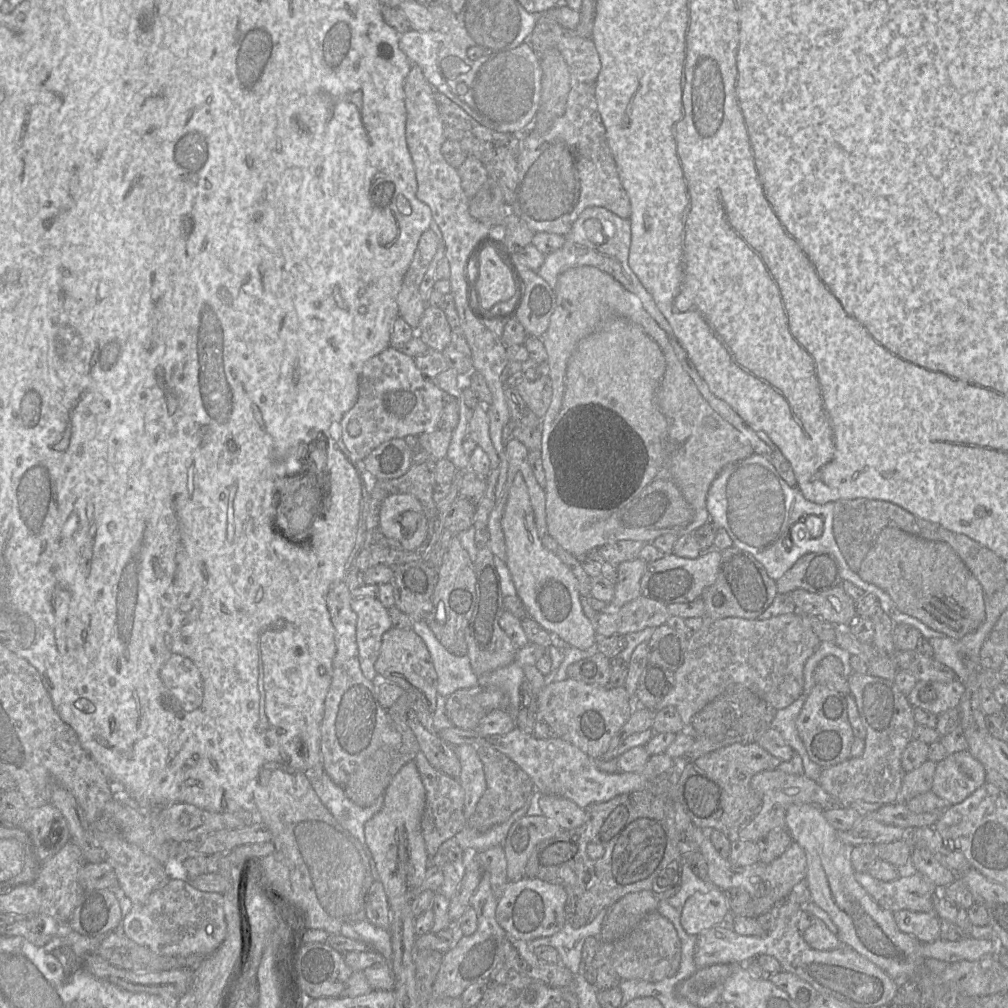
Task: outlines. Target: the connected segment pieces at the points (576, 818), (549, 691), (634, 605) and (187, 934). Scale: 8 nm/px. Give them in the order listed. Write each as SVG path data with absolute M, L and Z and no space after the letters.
M543 794L539 805L544 816L557 822L562 829L576 828L586 821L585 808L578 806L571 799Z
M568 677L562 681L547 682L537 695L537 706L539 719L549 725L553 735L575 745L591 758L600 758L629 719L634 701L625 686L603 687Z
M640 595L619 609L609 609L598 615L597 641L616 635L627 636L647 627L656 628L666 624L669 617L666 605Z
M170 878L164 886L153 891L143 904L132 905L130 911L123 916L122 927L124 934L131 940L160 955L210 955L222 944L227 934L224 896L198 890L188 880Z

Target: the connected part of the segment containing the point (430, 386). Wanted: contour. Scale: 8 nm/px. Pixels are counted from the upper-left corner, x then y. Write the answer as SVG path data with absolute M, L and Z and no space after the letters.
M389 346L365 362L359 376L356 403L339 422L341 439L351 458L363 462L385 441L437 429L444 404L441 391L422 374L414 358Z

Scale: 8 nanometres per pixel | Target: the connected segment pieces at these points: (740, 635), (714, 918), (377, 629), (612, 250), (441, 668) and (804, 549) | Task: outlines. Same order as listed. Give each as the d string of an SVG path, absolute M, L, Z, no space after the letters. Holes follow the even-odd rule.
M799 613L769 618L703 617L701 628L687 641L682 665L674 672L673 689L656 706L674 706L686 727L696 713L718 697L728 685L742 684L775 710L792 704L804 692L804 665L821 641L804 625Z
M716 887L708 893L695 892L681 909L681 924L691 935L729 923L730 908L724 891Z
M353 598L351 608L357 615L356 641L359 653L359 663L366 679L378 683L381 678L375 670L379 657L382 637L392 628L388 610L378 598Z
M591 206L582 211L573 223L570 231L563 235L565 242L556 251L545 255L545 259L537 273L555 292L558 277L565 270L579 266L593 266L611 275L642 303L643 308L655 319L659 327L673 331L668 320L656 305L651 294L644 288L628 263L631 243L631 223L603 207Z
M425 621L413 623L413 631L421 637L432 657L438 676L438 694L449 697L459 689L480 687L467 655L450 653L435 637Z
M756 453L726 465L713 480L706 497L710 521L716 528L724 528L727 531L733 546L751 553L773 580L780 579L803 555L828 552L836 557L842 580L850 581L866 594L876 596L882 610L894 624L911 625L926 639L947 637L941 632L932 630L918 619L902 613L888 593L864 581L857 572L850 569L834 538L834 504L835 502L817 504L807 500L798 487L790 487L775 467ZM810 515L819 516L823 520L822 531L818 537L812 537L804 521Z

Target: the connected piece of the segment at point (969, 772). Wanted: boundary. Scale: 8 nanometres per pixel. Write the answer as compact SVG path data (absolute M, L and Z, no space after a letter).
M965 750L947 755L937 763L931 791L954 805L964 801L985 782L985 768Z

